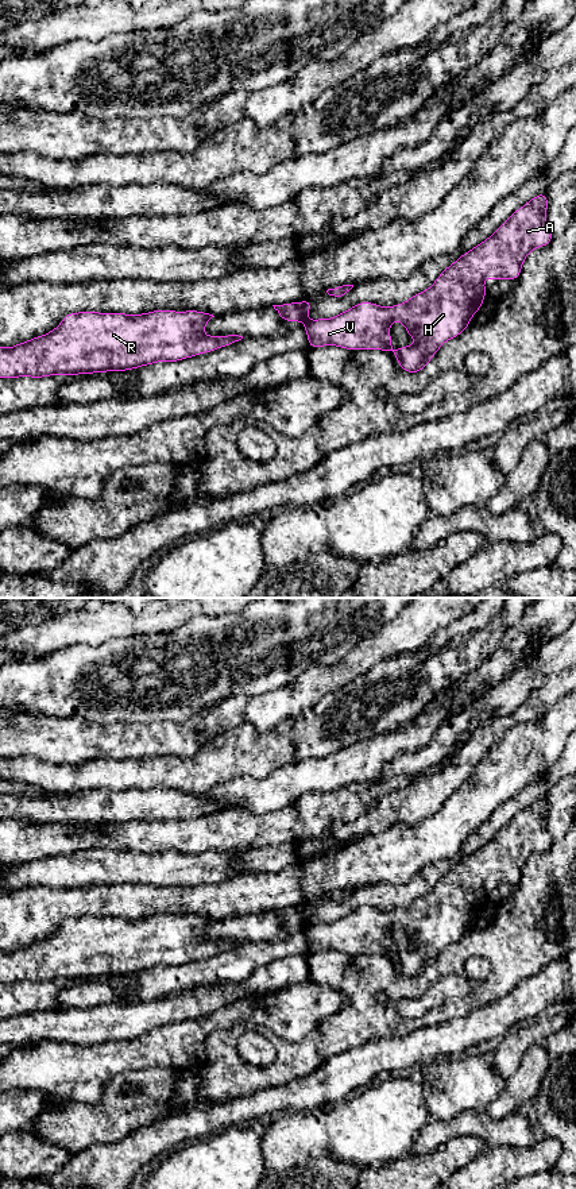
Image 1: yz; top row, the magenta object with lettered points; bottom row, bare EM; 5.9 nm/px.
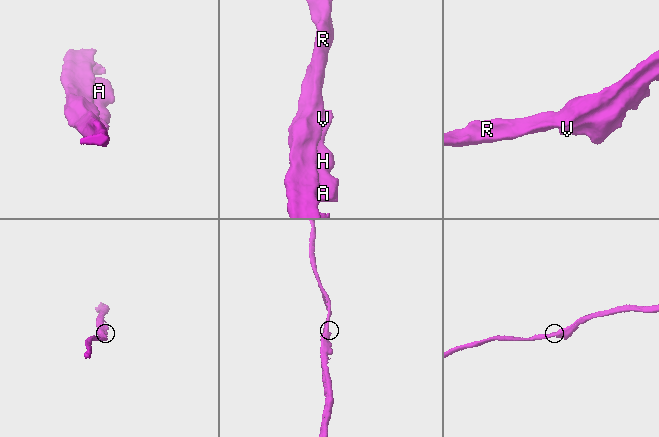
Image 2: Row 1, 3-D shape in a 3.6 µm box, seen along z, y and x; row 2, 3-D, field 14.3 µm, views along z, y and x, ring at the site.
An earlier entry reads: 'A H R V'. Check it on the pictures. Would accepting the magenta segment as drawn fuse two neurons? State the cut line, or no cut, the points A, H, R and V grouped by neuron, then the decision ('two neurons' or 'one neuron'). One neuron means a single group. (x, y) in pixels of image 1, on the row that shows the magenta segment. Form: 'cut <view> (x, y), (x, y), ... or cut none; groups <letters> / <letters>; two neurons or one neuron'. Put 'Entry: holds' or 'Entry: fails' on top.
Entry: fails
cut yz (306, 320), (304, 323); groups A H V / R; two neurons

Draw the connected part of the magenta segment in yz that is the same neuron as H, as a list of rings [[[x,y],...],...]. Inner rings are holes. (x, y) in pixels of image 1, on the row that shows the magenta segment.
[[[544,192],[517,209],[488,239],[447,267],[429,289],[417,293],[402,304],[384,308],[363,301],[332,319],[306,320],[304,325],[309,347],[337,345],[349,351],[382,350],[395,355],[403,371],[415,374],[424,370],[445,341],[457,337],[469,327],[471,317],[482,308],[483,298],[487,296],[483,286],[484,279],[492,277],[494,282],[503,278],[517,281],[529,252],[550,243],[554,233],[545,220],[546,208],[548,194]],[[397,320],[406,327],[407,335],[414,337],[417,343],[394,351],[388,329]]]

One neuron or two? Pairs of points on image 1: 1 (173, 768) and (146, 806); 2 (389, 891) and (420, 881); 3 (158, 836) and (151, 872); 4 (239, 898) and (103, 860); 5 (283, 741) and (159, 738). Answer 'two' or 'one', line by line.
1: two
2: one
3: two
4: two
5: two

